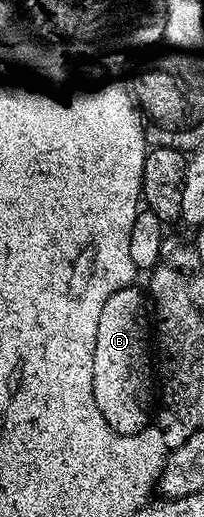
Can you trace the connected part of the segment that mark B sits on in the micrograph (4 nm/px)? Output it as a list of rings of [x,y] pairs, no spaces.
[[[138,287],[129,289],[121,289],[112,295],[112,299],[108,299],[108,303],[104,303],[104,311],[100,311],[100,327],[96,327],[96,351],[94,352],[94,370],[92,371],[92,391],[96,399],[96,407],[100,407],[100,415],[104,417],[106,423],[114,429],[115,433],[123,435],[133,435],[141,433],[147,428],[146,412],[150,409],[150,349],[152,353],[152,341],[146,338],[146,313],[148,317],[148,309],[142,306],[142,297],[144,301],[144,293],[138,290]]]

